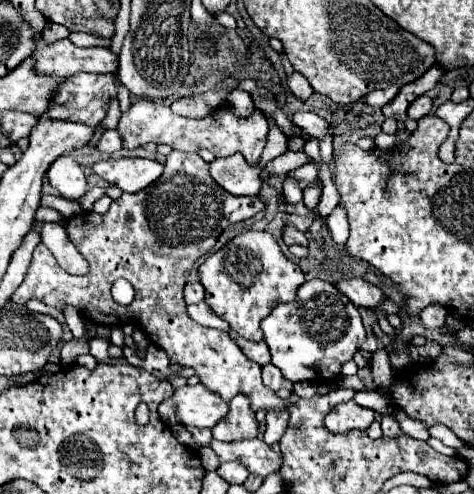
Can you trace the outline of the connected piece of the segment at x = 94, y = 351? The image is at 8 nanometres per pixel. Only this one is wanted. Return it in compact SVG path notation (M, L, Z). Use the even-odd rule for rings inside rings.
M93 337L89 339L89 347L91 347L91 355L99 362L111 361L109 353L107 353L107 347L109 347L109 341L103 339L103 337Z

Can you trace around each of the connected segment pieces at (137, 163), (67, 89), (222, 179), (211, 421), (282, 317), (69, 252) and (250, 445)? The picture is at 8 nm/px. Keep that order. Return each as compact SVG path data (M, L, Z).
M105 159L95 163L93 171L125 193L139 193L159 179L163 165L151 159Z
M77 73L73 77L67 77L67 81L57 91L57 95L51 99L47 113L55 119L67 119L67 121L75 121L75 123L81 121L85 125L97 127L105 119L109 101L113 101L113 99L117 99L117 83L111 73L107 73L107 75Z
M231 155L223 159L215 159L211 163L211 177L233 195L257 195L261 181L263 165L249 165L243 155Z
M201 383L177 389L173 401L177 403L177 419L183 425L213 429L229 413L229 401L221 399Z
M321 279L305 281L297 291L295 301L277 305L261 321L261 329L271 349L271 363L277 365L281 375L291 383L333 383L341 375L341 365L353 359L355 351L365 341L359 309L335 285Z
M43 223L41 225L43 245L51 249L59 265L71 275L85 275L89 271L89 263L83 255L79 255L77 247L71 243L67 231L59 223Z
M217 439L209 441L209 447L219 455L221 461L239 461L247 465L247 469L255 475L267 477L277 473L283 465L281 453L275 453L265 441L237 441L237 443L221 443Z

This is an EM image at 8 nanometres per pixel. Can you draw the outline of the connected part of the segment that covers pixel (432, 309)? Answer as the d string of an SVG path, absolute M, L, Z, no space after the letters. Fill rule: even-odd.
M433 303L421 311L421 325L425 329L441 329L445 325L445 317L447 317L447 307L441 303Z

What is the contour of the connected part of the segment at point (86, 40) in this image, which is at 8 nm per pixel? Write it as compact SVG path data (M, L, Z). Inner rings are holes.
M71 33L69 41L75 43L77 47L111 47L111 39L99 39L91 37L87 33Z

